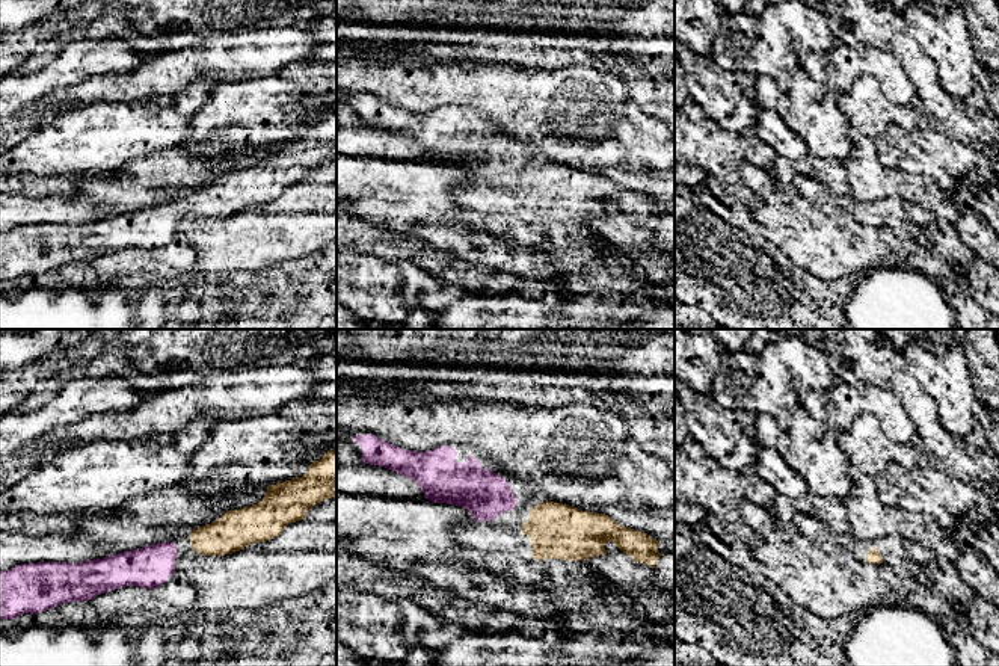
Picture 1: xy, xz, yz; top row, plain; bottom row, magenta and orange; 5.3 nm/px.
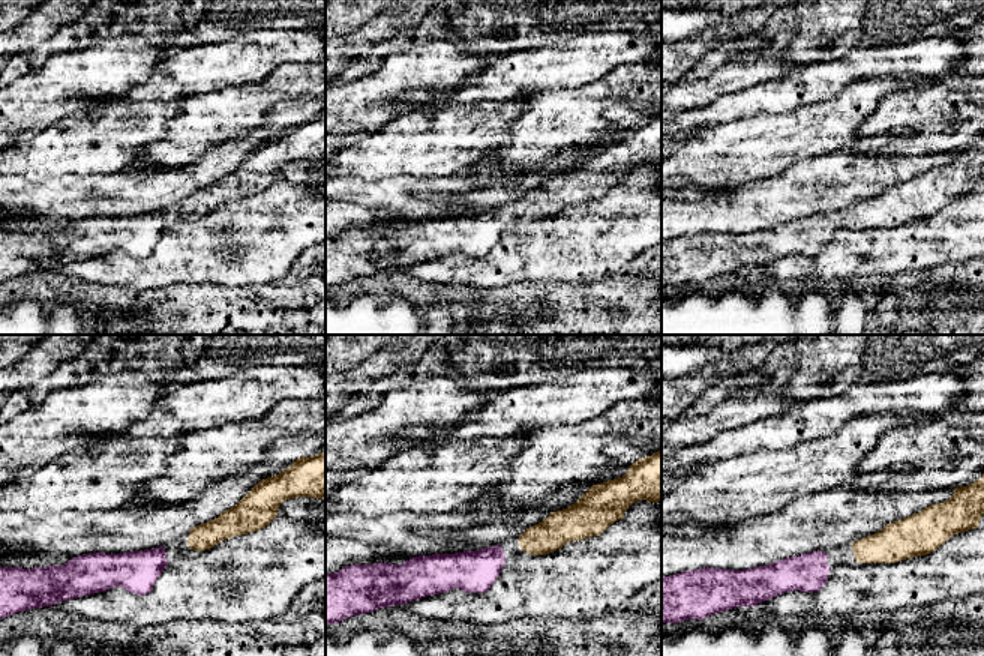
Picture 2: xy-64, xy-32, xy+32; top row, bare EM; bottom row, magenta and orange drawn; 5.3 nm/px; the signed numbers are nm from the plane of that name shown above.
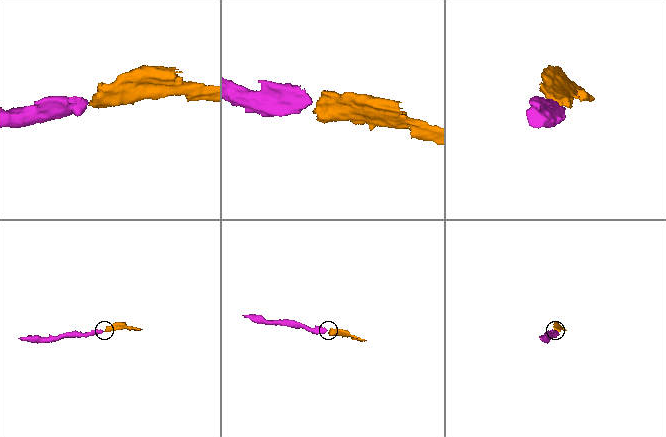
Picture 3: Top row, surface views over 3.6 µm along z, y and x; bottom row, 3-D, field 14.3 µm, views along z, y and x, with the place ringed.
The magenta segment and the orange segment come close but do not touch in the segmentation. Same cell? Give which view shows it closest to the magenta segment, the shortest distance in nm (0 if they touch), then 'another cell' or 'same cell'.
xy | 80 nm | same cell

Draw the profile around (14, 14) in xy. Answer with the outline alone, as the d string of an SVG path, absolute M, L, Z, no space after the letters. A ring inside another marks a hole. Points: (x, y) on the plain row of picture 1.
M0 0L0 33L17 32L83 0Z

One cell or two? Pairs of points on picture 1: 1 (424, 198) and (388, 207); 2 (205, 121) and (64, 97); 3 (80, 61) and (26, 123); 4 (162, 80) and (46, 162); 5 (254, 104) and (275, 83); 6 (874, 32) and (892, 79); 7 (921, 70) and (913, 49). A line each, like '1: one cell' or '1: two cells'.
1: one cell
2: two cells
3: one cell
4: two cells
5: one cell
6: two cells
7: one cell

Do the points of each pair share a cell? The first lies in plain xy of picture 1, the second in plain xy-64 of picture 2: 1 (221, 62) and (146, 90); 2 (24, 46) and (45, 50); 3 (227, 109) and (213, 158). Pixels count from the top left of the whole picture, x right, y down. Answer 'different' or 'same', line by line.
1: same
2: different
3: different

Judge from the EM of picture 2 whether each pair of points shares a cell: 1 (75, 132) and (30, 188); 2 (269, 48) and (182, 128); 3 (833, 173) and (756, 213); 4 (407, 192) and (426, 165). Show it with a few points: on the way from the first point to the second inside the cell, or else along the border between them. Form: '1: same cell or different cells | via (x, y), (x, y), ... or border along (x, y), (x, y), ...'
1: different cells | border along (15, 174), (30, 180), (68, 176)
2: different cells | border along (287, 63), (279, 63), (263, 78), (249, 83)
3: same cell | via (813, 186), (776, 200)
4: different cells | border along (452, 173), (399, 177)

